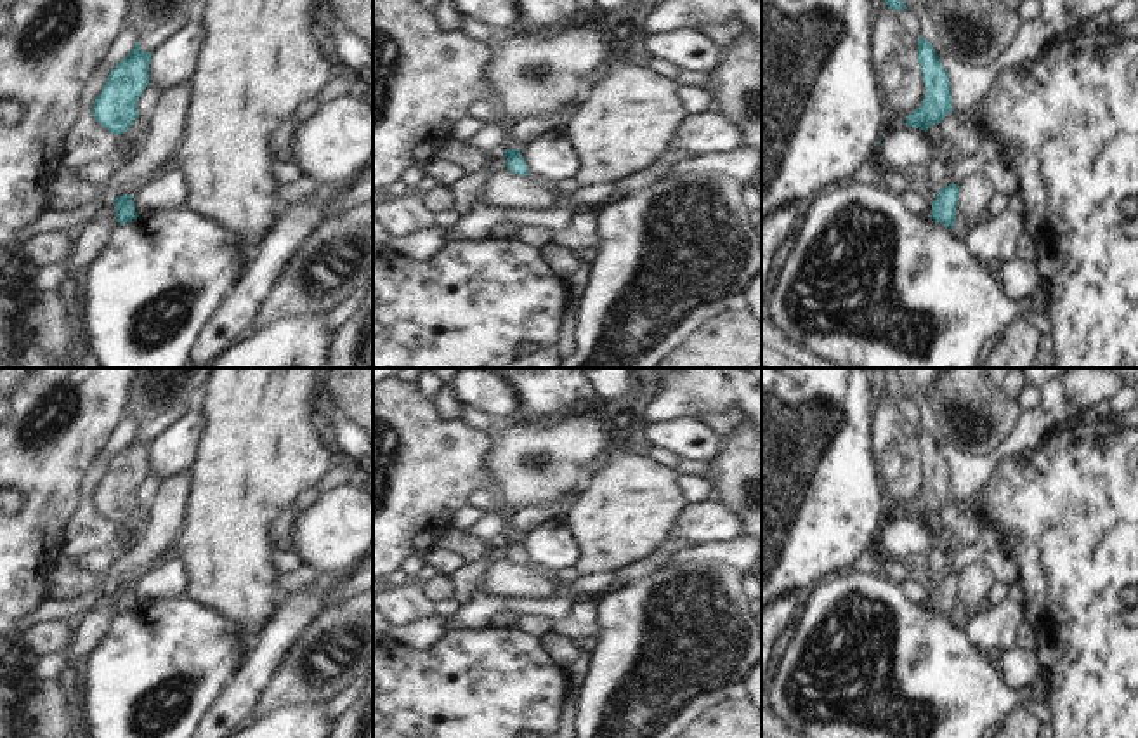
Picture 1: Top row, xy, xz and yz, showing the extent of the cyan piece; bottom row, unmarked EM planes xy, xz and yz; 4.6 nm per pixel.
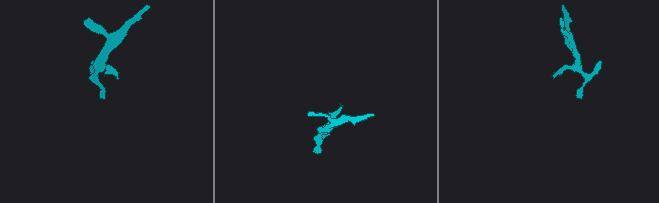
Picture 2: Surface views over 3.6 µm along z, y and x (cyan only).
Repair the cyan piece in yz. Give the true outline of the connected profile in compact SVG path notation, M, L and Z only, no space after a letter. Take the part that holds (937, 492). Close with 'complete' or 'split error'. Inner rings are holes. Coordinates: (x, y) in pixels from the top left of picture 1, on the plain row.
M921 424L918 429L918 451L921 453L926 483L921 495L906 505L906 516L916 516L926 521L933 512L939 514L954 498L949 462L942 455L932 432Z | complete

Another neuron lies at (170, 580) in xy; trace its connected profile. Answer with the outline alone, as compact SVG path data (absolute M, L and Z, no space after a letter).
M179 557L132 578L132 590L139 606L160 599L179 599L186 596L187 585L187 566Z

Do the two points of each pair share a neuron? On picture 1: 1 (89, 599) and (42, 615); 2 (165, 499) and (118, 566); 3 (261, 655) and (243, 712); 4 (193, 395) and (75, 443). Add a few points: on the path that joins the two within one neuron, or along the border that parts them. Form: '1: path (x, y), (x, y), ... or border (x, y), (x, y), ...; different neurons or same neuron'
1: path (77, 606), (71, 610), (54, 610); same neuron
2: path (165, 518), (162, 535), (137, 560); same neuron
3: path (261, 669), (243, 698); same neuron
4: border (136, 386), (127, 410); different neurons

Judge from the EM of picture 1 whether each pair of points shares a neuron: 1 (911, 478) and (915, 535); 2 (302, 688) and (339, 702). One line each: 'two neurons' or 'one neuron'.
1: two neurons
2: two neurons

